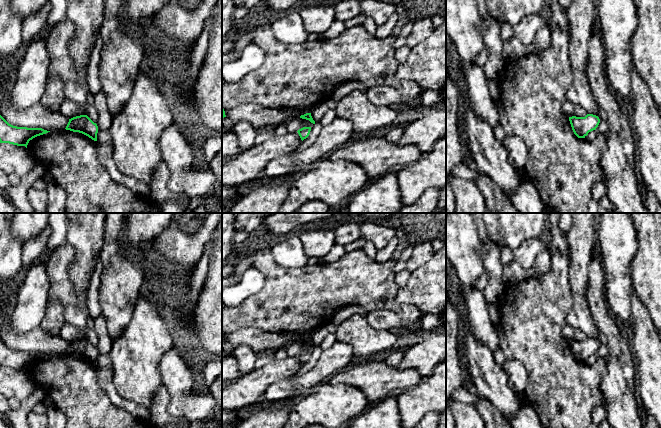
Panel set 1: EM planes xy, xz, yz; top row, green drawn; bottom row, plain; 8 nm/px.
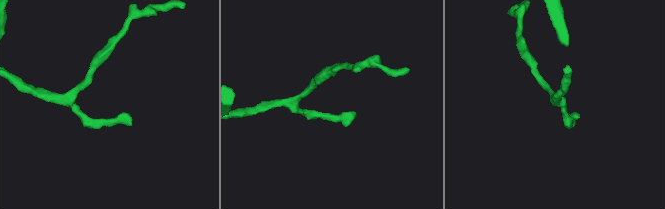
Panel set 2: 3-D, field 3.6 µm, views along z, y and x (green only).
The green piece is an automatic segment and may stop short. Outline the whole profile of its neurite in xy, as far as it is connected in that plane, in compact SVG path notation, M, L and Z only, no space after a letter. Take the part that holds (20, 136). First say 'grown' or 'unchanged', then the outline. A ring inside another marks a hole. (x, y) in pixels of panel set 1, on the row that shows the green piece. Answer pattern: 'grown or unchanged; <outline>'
unchanged; M0 115L0 143L9 143L27 148L30 140L48 132L50 131L42 128L13 126Z

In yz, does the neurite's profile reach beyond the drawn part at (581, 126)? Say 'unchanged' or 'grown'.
unchanged

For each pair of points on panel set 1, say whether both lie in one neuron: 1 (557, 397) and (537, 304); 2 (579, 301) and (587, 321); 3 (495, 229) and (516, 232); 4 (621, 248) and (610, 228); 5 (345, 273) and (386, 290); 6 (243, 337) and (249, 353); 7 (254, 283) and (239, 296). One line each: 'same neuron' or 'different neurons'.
1: same neuron
2: same neuron
3: same neuron
4: same neuron
5: same neuron
6: different neurons
7: same neuron

